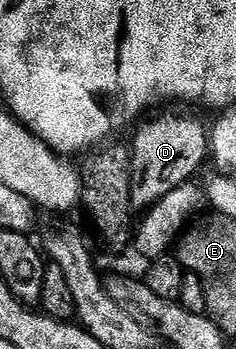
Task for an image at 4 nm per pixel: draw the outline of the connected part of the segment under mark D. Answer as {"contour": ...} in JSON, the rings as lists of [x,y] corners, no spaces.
{"contour":[[[164,109],[145,118],[135,128],[136,140],[130,143],[132,164],[130,165],[130,197],[133,208],[144,213],[156,206],[174,189],[193,178],[192,174],[210,159],[210,131],[196,115],[187,115],[187,110]]]}

